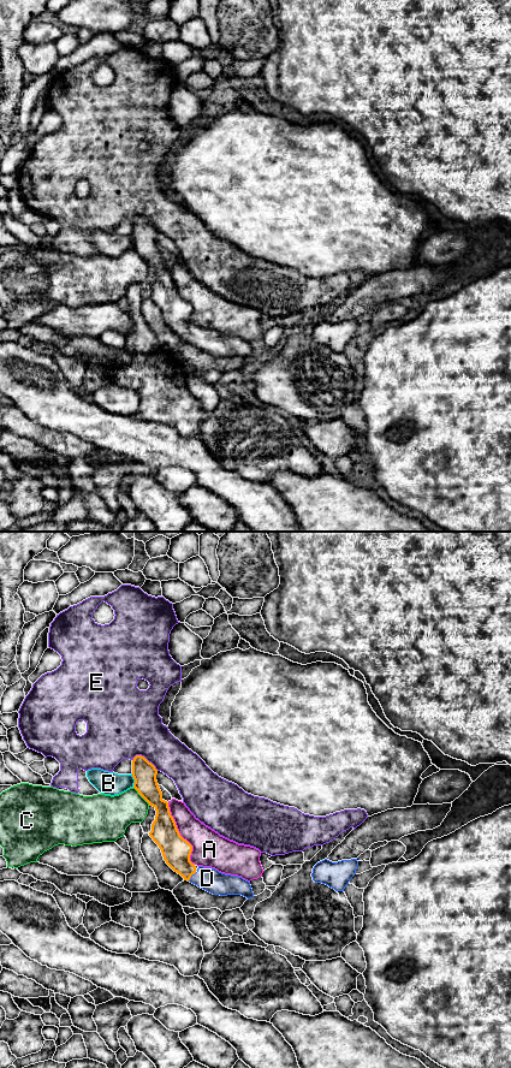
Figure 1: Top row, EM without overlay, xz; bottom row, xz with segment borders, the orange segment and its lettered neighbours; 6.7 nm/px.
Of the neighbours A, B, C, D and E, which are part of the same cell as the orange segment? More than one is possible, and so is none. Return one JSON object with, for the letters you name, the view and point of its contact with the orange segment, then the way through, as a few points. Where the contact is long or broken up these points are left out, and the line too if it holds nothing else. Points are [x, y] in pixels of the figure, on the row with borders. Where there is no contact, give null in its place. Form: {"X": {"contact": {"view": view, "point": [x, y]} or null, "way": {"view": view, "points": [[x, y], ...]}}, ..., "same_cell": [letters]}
{"D": {"contact": {"view": "xz", "point": [191, 874]}, "way": {"view": "xz", "points": [[176, 850], [179, 862], [191, 874], [196, 878], [207, 878]]}}, "same_cell": ["D"]}

